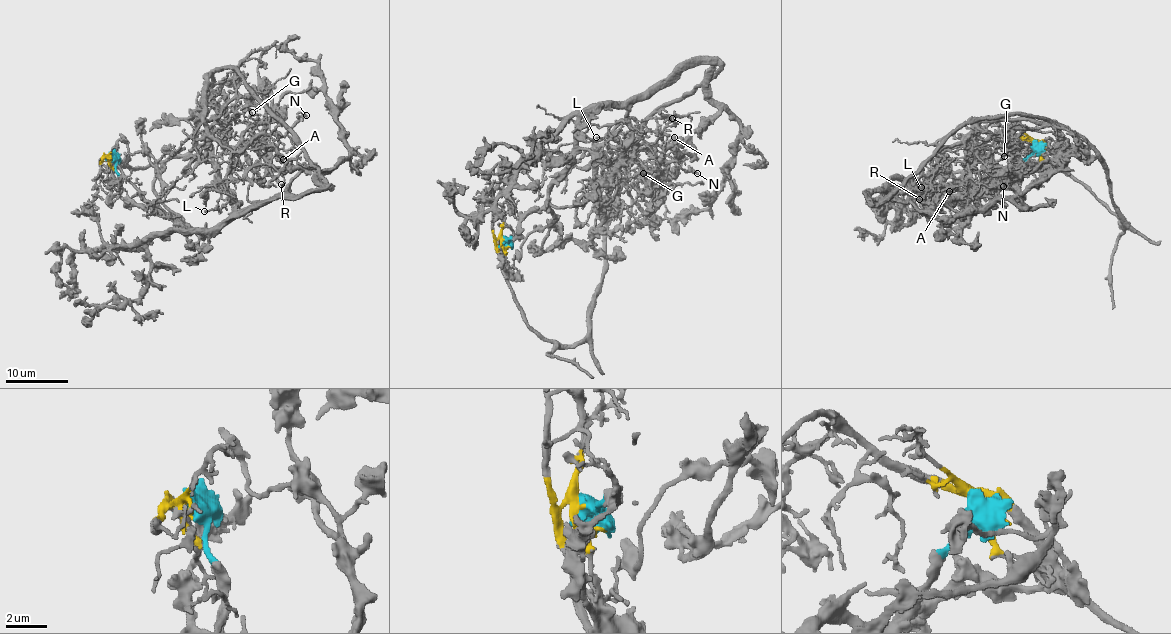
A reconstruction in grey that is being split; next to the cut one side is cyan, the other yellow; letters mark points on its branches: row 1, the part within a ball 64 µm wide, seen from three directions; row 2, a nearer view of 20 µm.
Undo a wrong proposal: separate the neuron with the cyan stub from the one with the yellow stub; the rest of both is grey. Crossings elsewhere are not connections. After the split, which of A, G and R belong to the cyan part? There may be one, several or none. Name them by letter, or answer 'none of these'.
none of these

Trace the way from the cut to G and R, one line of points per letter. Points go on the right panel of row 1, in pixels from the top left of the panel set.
G: (1034, 145), (1039, 141), (1127, 227), (1101, 154), (1068, 128), (984, 120), (965, 141), (968, 162), (1004, 156)
R: (1034, 145), (1127, 227), (1101, 154), (1057, 123), (984, 120), (965, 141), (962, 178), (919, 198)

